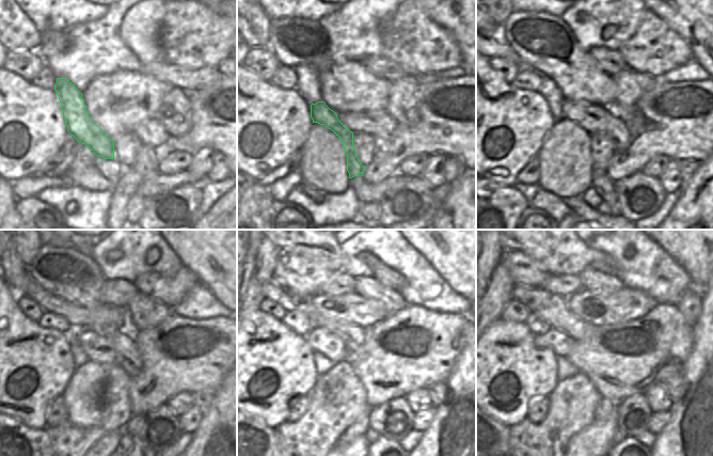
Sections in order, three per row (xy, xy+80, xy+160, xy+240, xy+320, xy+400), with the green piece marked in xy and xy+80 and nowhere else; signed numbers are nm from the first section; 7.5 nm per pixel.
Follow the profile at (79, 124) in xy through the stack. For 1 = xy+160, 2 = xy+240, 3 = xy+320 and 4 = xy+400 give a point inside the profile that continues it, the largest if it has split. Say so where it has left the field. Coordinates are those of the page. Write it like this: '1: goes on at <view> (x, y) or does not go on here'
1: goes on at xy+160 (603, 185)
2: goes on at xy+240 (138, 446)
3: goes on at xy+320 (382, 446)
4: goes on at xy+400 (629, 446)

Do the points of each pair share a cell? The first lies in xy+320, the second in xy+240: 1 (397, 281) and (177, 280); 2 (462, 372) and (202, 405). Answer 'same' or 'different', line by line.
1: same
2: different

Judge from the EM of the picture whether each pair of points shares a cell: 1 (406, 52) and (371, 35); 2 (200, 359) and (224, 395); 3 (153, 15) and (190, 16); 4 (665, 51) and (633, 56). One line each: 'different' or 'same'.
1: different
2: different
3: different
4: same

